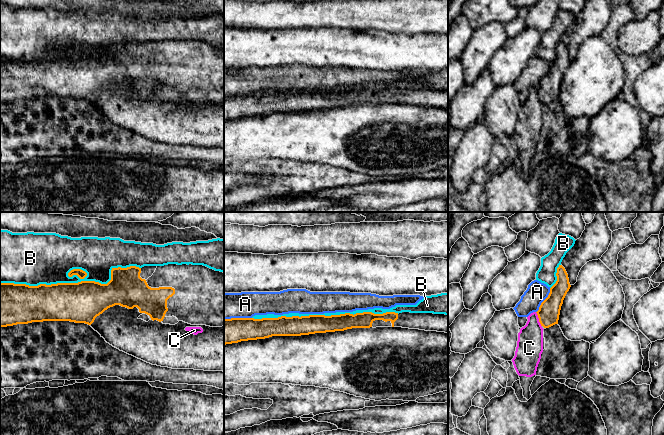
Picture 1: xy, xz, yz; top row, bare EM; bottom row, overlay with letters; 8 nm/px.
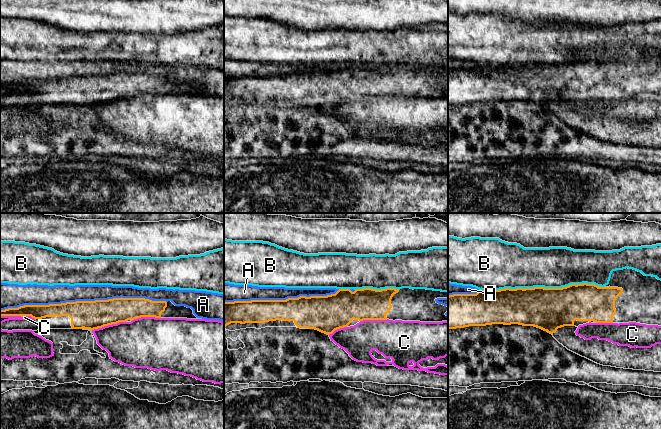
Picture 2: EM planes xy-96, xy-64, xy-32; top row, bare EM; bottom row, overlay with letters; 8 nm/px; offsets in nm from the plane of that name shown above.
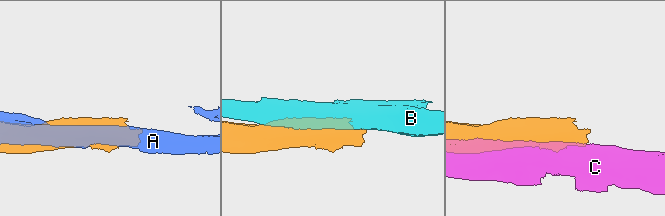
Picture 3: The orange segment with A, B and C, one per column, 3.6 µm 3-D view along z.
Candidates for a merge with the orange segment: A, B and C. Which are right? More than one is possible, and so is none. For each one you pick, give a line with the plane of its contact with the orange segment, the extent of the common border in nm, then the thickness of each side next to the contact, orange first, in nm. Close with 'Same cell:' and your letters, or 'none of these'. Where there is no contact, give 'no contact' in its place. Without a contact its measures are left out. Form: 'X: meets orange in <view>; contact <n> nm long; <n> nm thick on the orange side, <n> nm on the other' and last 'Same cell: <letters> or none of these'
Same cell: none of these

